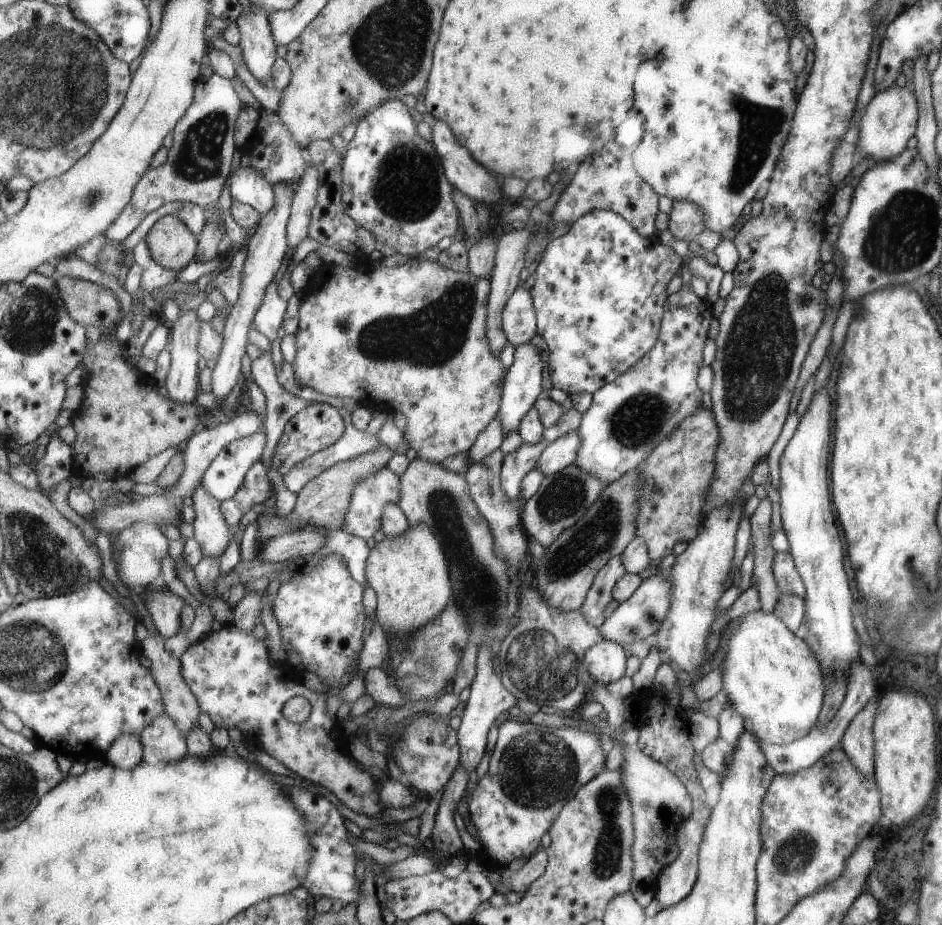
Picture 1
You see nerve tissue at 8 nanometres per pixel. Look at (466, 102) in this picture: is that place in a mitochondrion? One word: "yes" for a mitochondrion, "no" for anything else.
no

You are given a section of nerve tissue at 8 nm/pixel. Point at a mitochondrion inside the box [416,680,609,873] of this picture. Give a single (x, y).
(538, 773)

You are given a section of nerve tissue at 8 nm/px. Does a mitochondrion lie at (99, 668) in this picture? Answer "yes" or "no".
no

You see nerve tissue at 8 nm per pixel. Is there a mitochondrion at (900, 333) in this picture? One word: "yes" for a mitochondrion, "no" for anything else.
no

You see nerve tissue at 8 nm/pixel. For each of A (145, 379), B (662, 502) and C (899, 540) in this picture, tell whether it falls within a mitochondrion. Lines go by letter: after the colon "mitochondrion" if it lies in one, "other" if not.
A: other
B: other
C: other

